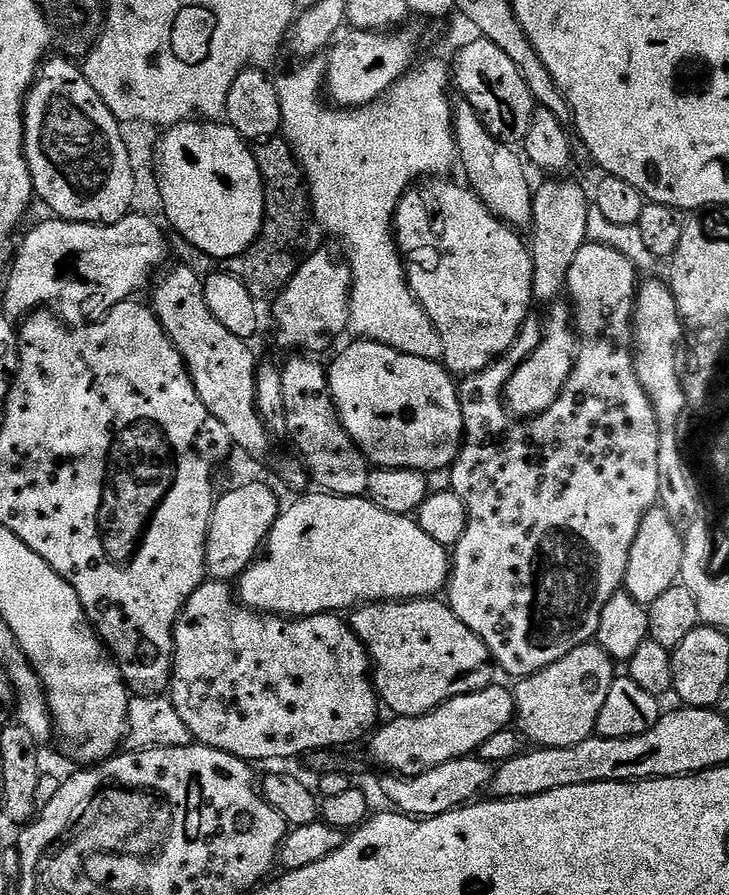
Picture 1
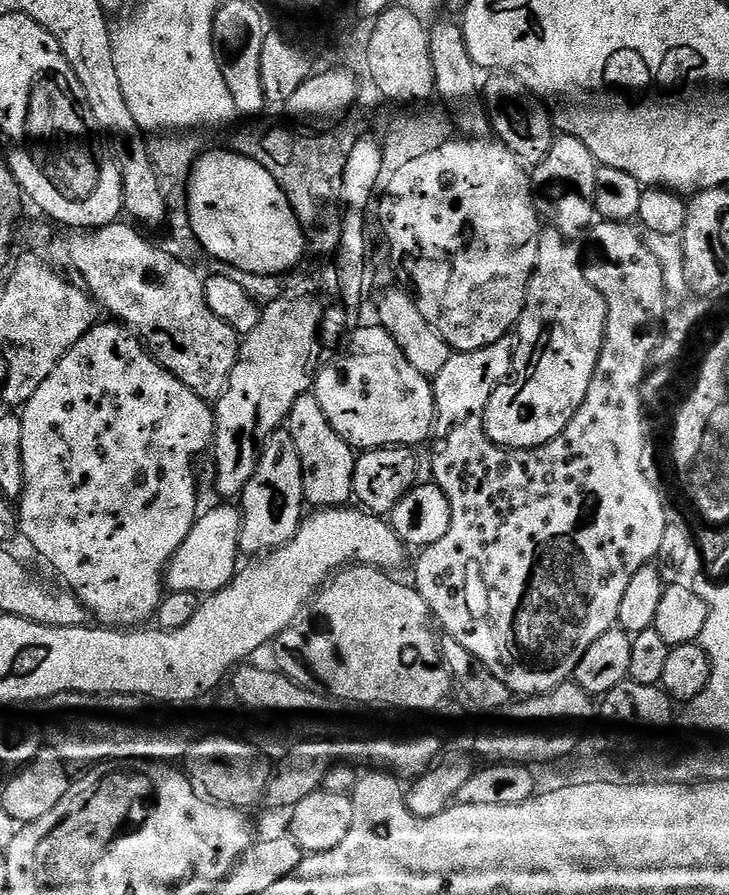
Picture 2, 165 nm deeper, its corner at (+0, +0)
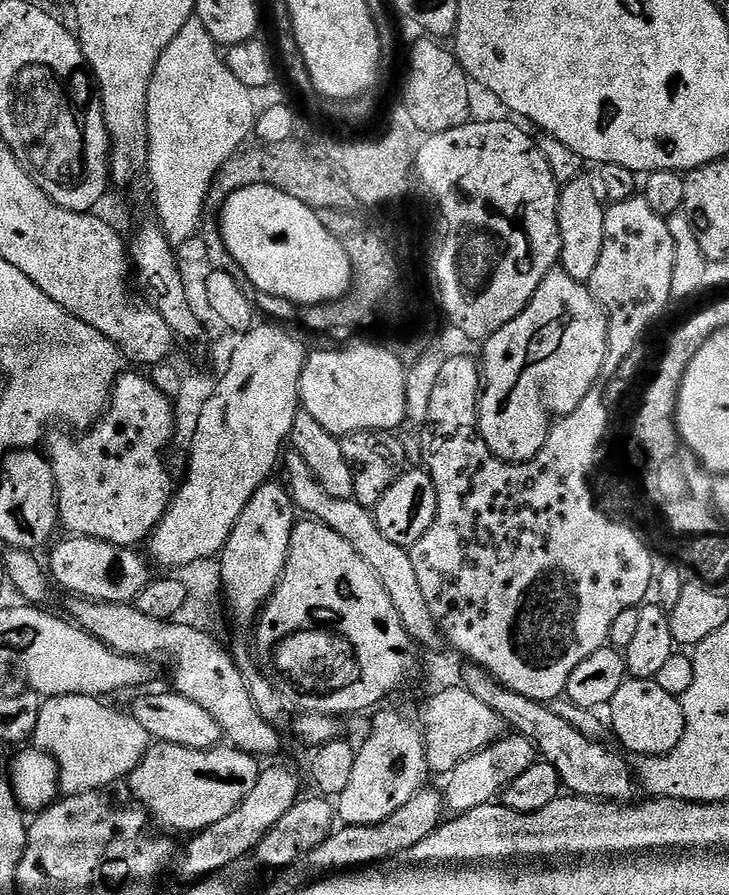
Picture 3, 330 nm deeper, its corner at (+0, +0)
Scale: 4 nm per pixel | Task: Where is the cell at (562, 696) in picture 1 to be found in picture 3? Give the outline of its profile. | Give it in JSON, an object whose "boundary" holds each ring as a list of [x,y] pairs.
{"boundary":[[[519,734],[501,736],[478,754],[458,762],[453,772],[447,773],[445,780],[448,781],[442,784],[447,811],[452,814],[463,814],[481,808],[484,804],[493,803],[507,784],[512,784],[514,778],[518,778],[518,774],[526,774],[528,767],[537,763],[537,760],[538,749],[527,738]]]}

